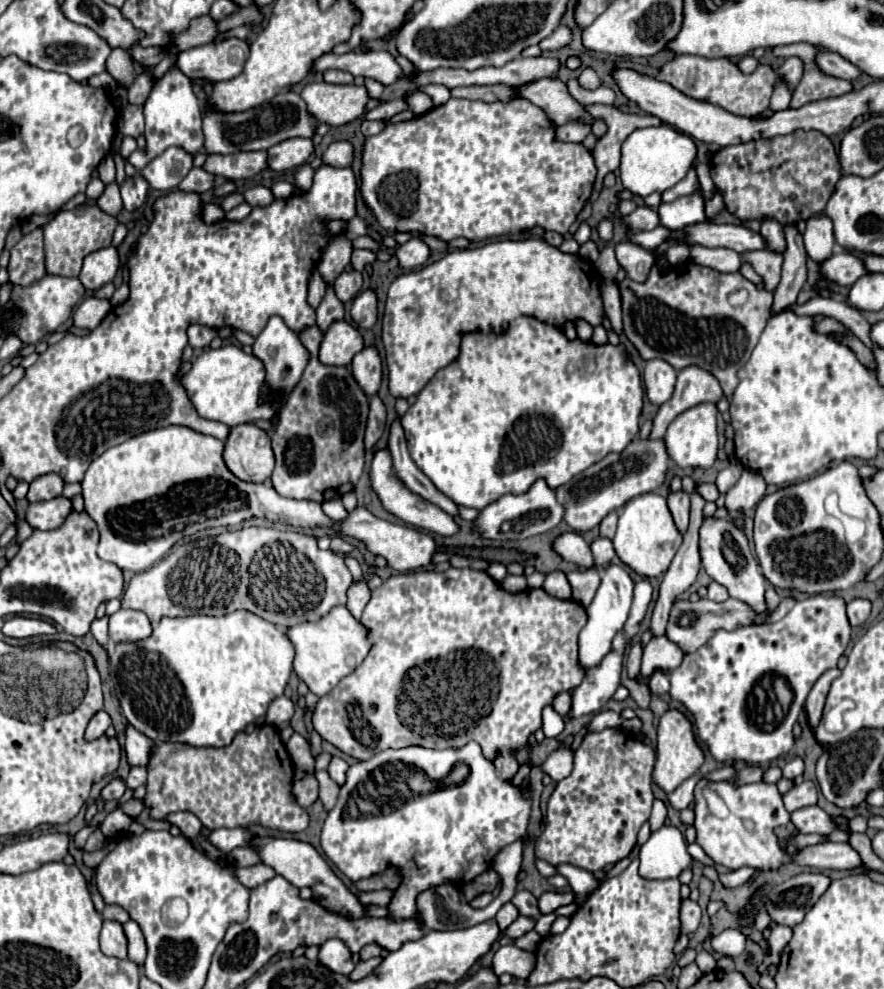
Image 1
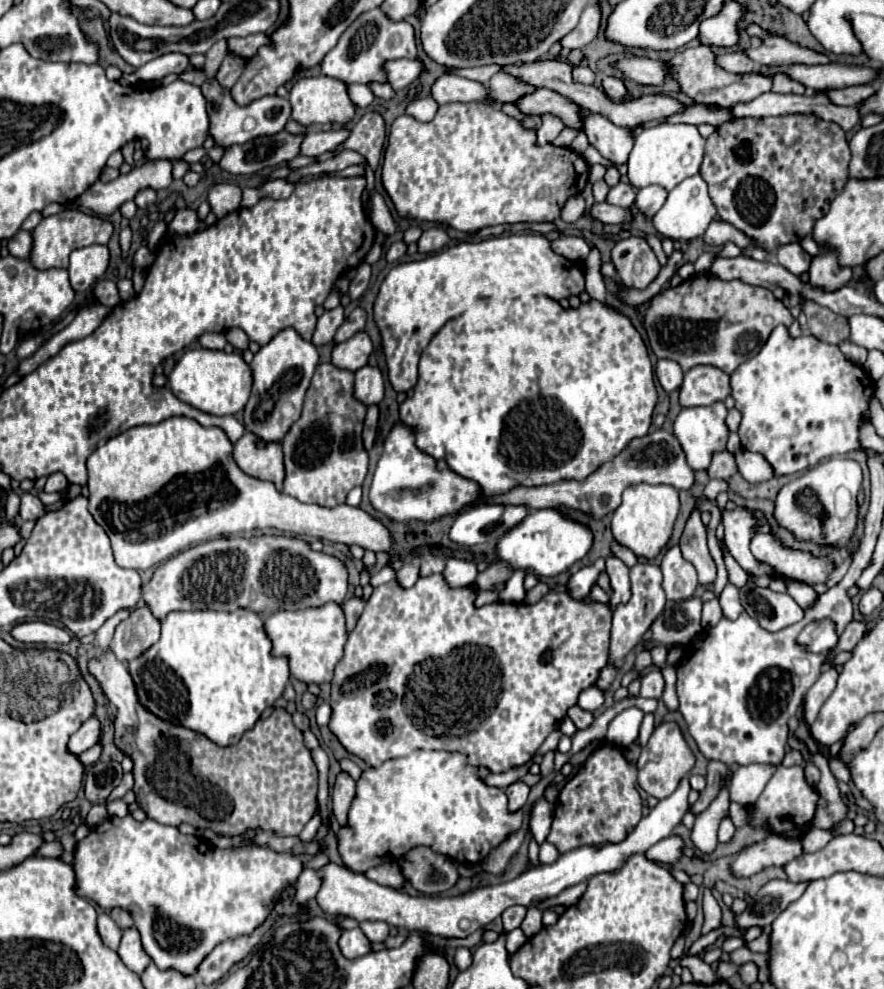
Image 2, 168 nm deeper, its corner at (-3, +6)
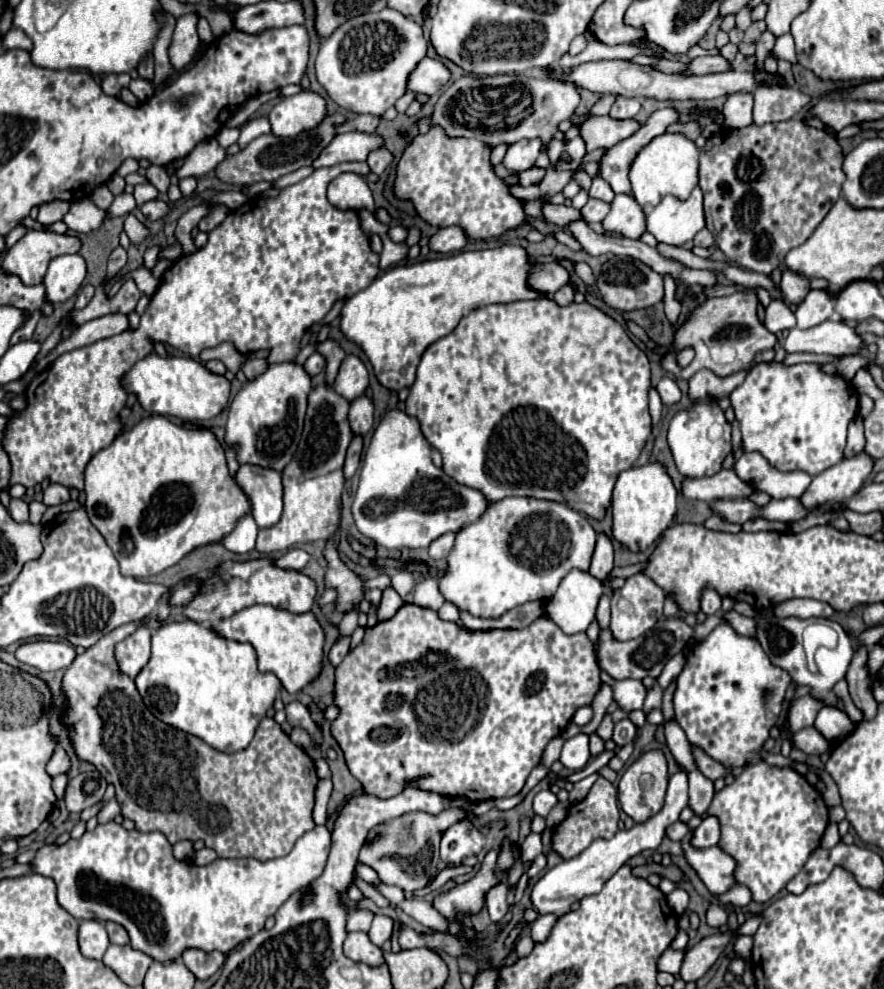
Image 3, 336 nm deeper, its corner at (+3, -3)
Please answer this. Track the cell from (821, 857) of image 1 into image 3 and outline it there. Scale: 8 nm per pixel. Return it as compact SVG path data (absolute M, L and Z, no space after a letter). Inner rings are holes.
M688 833L682 839L682 847L684 847L684 855L688 863L698 871L700 879L710 889L710 893L724 895L736 885L736 875L734 875L736 865L738 865L736 859L724 853L720 847L694 849L690 845L690 835L692 833Z

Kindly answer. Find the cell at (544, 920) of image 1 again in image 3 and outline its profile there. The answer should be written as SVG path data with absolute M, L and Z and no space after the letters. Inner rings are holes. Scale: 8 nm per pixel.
M538 915L538 919L532 923L532 929L530 929L530 935L532 939L538 943L538 941L544 941L548 937L548 933L552 931L554 923L556 923L556 915Z

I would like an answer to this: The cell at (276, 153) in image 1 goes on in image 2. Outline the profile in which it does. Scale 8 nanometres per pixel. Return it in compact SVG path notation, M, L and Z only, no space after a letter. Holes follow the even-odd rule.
M330 130L330 132L310 132L302 142L302 154L304 156L322 156L324 152L332 152L338 148L346 138L350 136L350 130Z

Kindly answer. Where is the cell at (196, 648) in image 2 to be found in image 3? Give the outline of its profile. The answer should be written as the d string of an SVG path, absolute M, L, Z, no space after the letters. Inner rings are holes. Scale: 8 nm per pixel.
M192 619L166 623L152 635L152 657L134 683L154 717L200 737L222 753L248 747L258 723L282 689L274 673L258 671L252 645L226 639Z

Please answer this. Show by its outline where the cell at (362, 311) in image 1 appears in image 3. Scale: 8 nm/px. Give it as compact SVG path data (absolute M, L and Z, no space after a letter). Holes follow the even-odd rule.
M312 353L306 363L304 363L304 369L308 369L308 375L318 375L326 365L326 357L320 355L320 353Z

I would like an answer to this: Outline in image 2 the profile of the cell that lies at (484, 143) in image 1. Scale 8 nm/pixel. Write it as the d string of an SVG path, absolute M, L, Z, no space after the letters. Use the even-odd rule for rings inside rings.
M450 102L440 106L436 118L432 122L418 122L412 116L400 116L394 120L390 136L388 136L388 148L386 148L386 156L384 156L384 166L382 166L382 184L386 188L386 192L390 194L396 210L400 216L410 216L422 222L436 222L436 224L446 224L454 230L462 230L462 232L476 232L488 226L500 226L500 224L518 224L518 222L548 222L548 220L556 220L560 218L560 210L564 206L564 202L582 192L584 184L588 182L588 164L584 162L584 158L576 152L572 152L570 148L560 148L560 146L538 146L536 144L536 132L534 130L526 130L522 128L522 124L510 116L506 116L504 112L500 112L498 108L490 106L490 104L478 104L478 102Z

